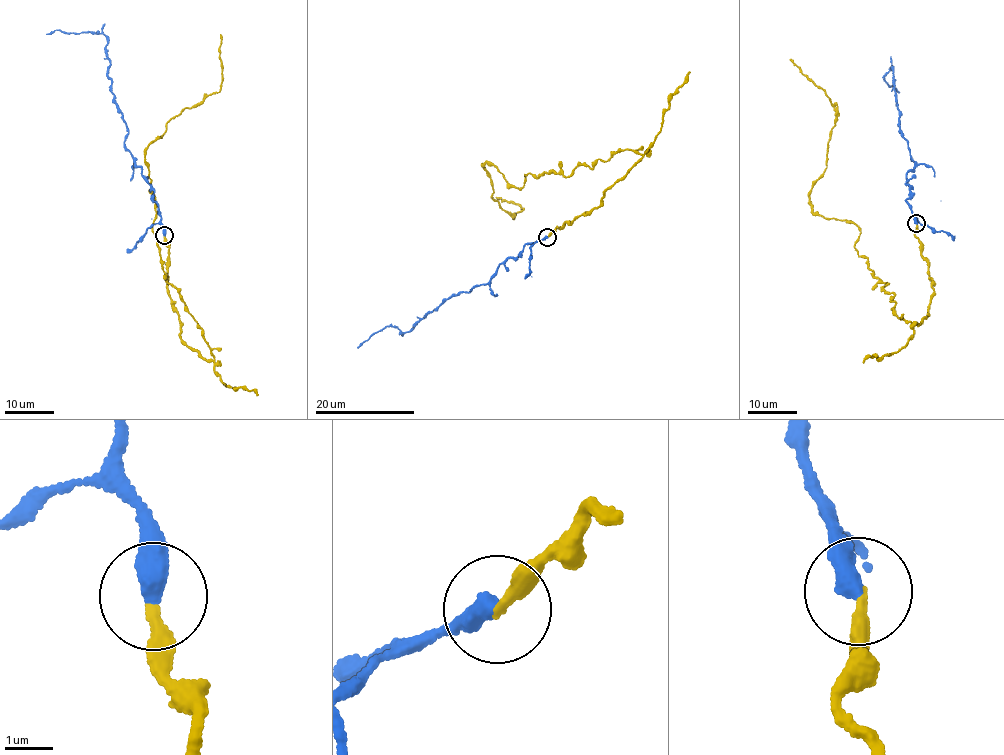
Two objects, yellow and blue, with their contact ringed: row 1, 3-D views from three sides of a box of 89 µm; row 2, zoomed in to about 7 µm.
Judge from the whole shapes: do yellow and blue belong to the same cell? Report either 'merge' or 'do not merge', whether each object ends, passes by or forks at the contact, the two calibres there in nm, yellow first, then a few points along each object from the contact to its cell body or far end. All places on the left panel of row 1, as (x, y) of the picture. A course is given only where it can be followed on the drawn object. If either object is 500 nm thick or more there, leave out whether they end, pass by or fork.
merge; yellow ends there; blue ends there; 220 nm thick on the yellow side, 460 nm on the other; yellow runs (165, 236), (180, 338), (214, 359), (168, 283), (145, 153), (166, 123), (219, 92), (221, 34); blue runs (165, 235), (154, 190), (125, 145), (128, 129), (107, 74), (107, 38), (55, 30), (46, 34)

